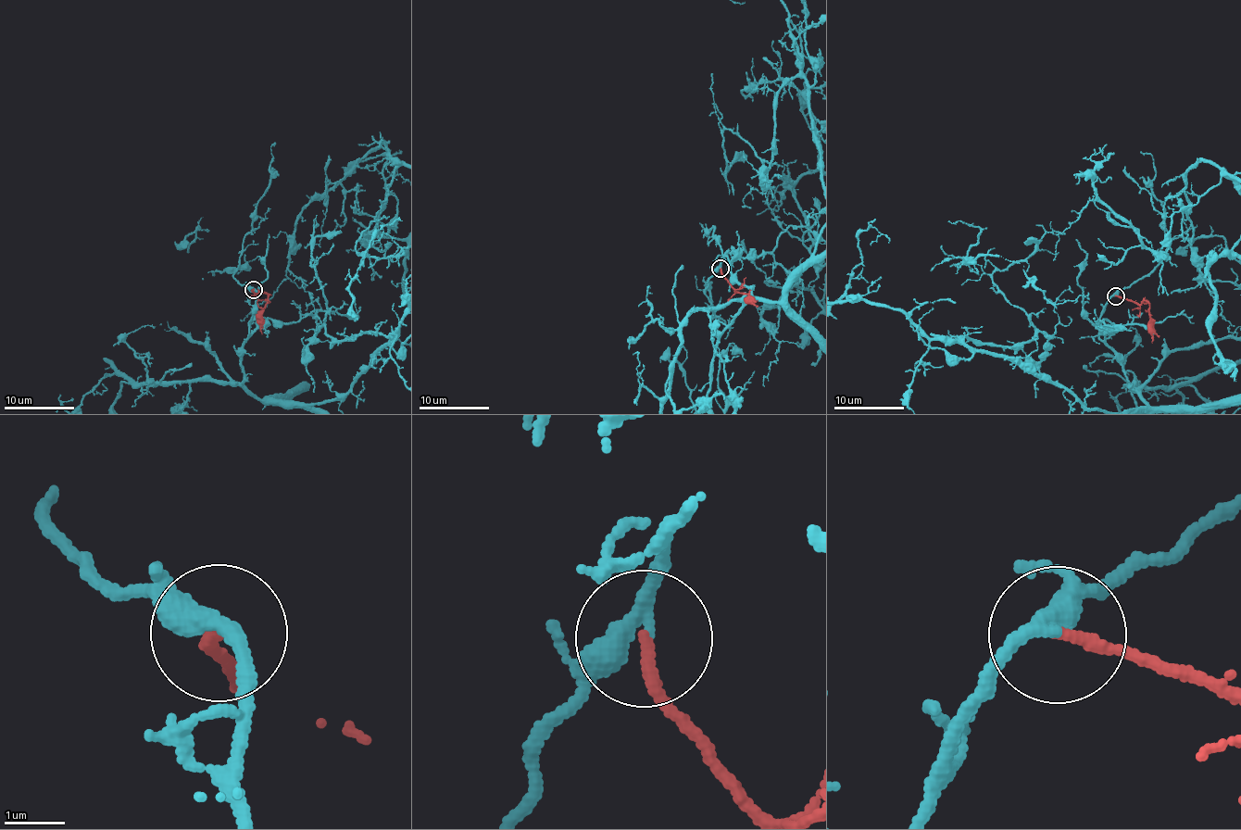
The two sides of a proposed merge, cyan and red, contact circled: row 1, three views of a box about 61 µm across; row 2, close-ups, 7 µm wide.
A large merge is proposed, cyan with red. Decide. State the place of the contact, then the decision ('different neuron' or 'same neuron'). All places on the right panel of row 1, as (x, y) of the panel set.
at (1116, 295); same neuron

